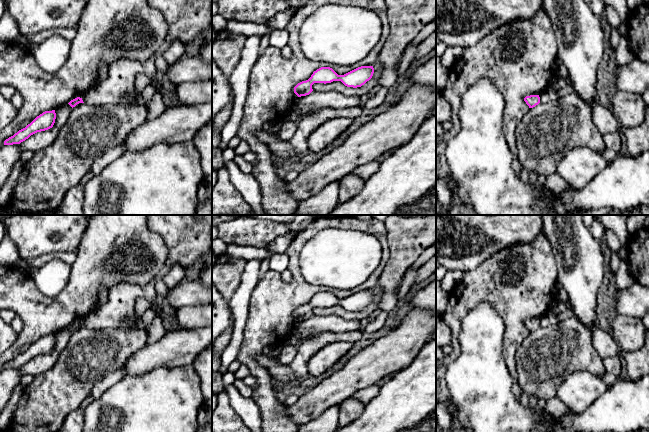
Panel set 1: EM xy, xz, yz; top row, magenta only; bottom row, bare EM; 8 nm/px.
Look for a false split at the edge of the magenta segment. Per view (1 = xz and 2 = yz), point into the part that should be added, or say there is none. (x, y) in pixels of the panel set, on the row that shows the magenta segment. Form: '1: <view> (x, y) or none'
1: none
2: none

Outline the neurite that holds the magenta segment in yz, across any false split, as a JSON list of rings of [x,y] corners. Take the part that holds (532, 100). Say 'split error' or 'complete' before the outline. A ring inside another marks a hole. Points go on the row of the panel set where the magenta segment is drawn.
complete | [[[530,95],[526,96],[524,101],[529,106],[529,108],[533,108],[540,103],[540,97],[539,95]]]

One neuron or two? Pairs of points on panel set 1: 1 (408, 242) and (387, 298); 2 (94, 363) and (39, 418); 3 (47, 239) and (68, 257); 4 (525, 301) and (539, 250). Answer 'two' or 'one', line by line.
1: one
2: one
3: two
4: one

